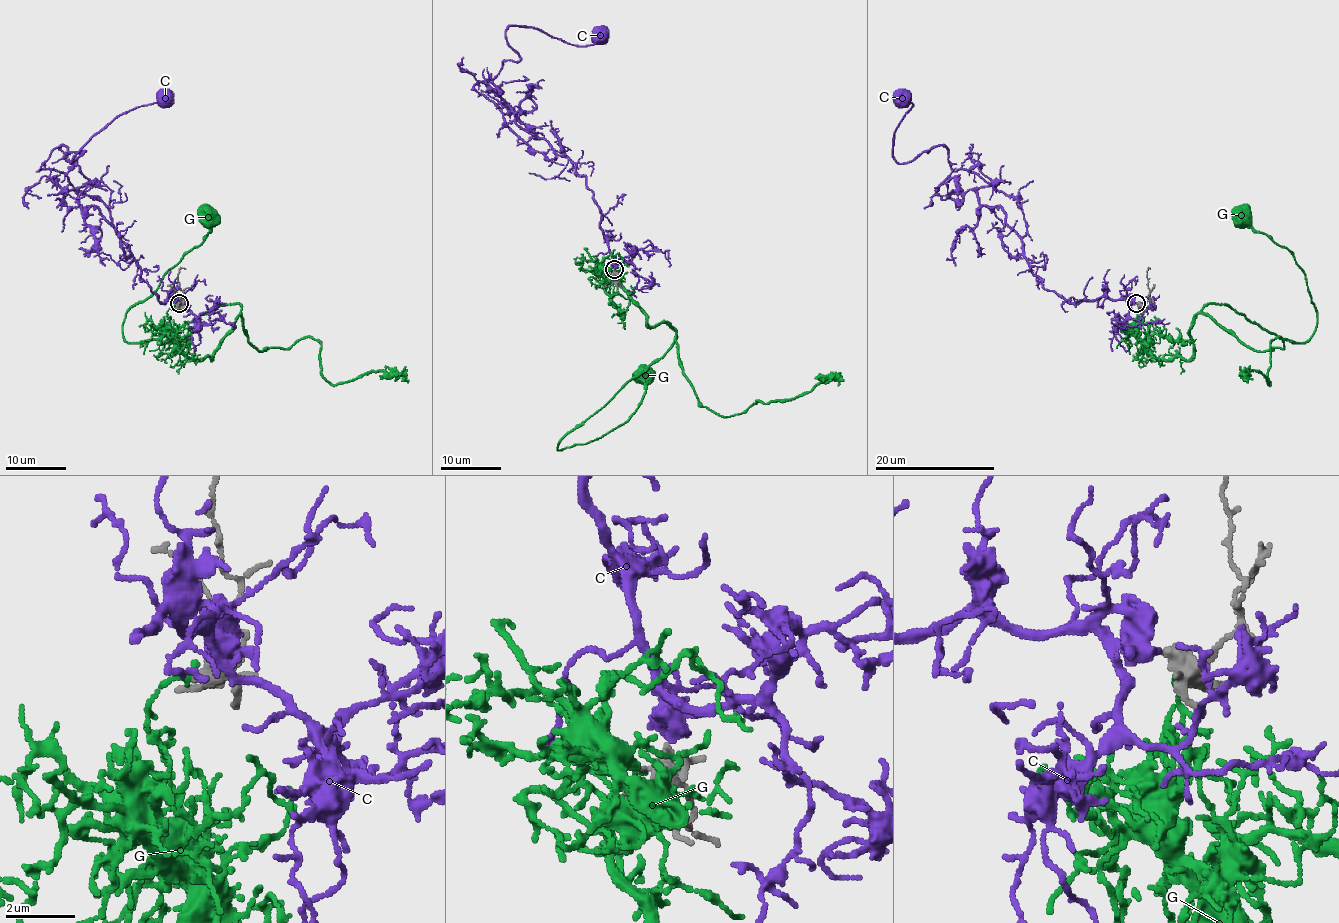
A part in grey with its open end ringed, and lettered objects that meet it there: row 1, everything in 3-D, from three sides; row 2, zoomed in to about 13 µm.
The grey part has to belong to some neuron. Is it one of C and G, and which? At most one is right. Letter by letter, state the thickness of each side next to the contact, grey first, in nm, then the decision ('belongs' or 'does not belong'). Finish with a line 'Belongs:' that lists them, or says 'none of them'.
C: calibres 360 and 380 nm; belongs
G: calibres 360 and 160 nm; does not belong
Belongs: C

